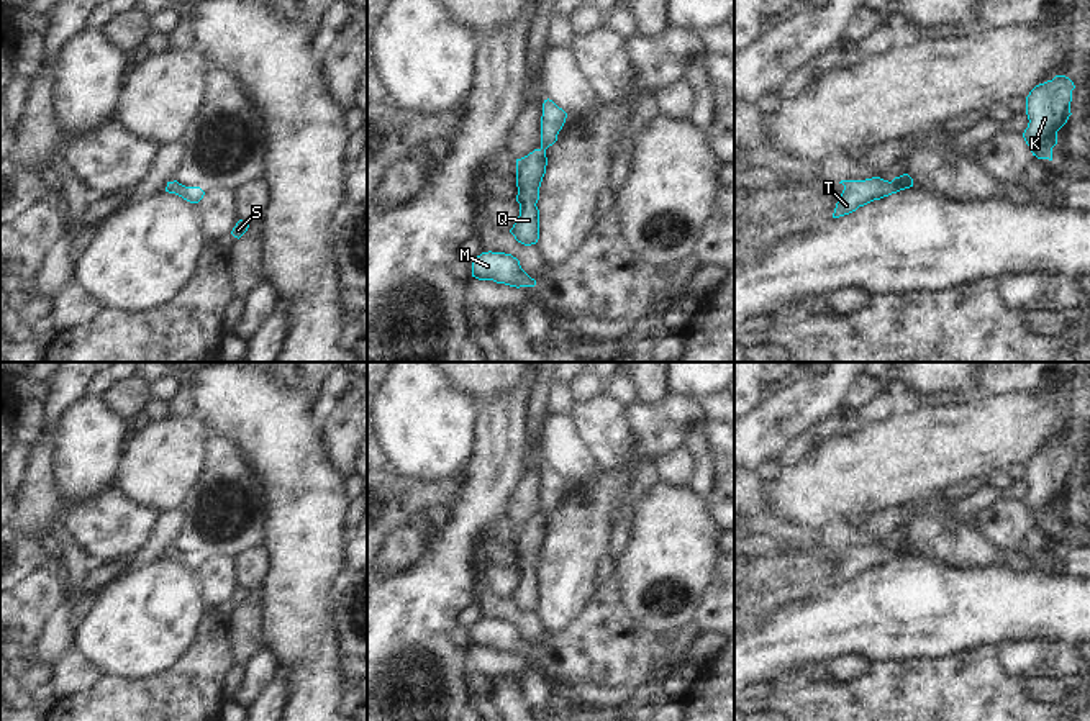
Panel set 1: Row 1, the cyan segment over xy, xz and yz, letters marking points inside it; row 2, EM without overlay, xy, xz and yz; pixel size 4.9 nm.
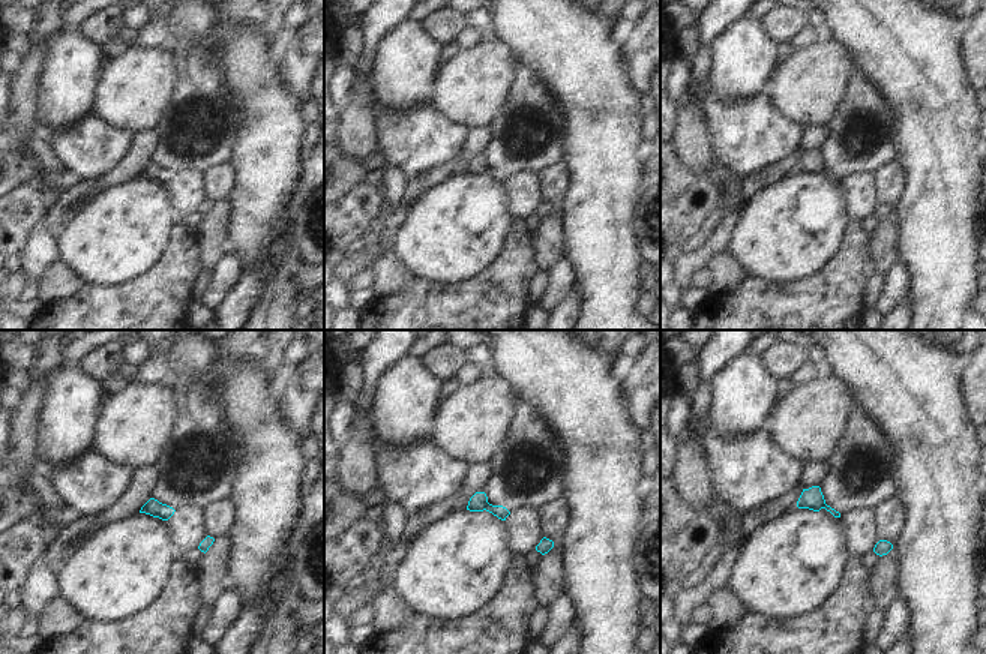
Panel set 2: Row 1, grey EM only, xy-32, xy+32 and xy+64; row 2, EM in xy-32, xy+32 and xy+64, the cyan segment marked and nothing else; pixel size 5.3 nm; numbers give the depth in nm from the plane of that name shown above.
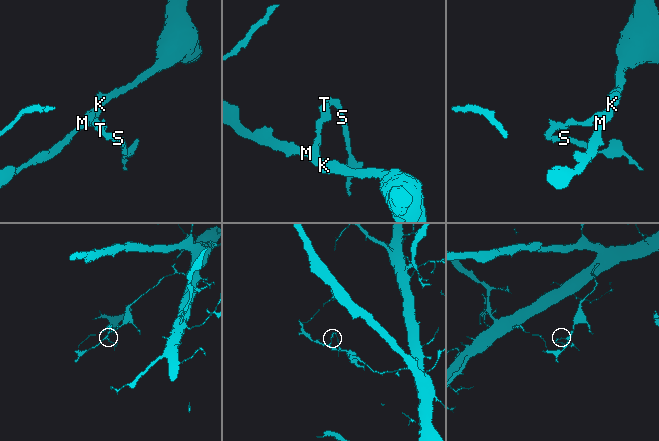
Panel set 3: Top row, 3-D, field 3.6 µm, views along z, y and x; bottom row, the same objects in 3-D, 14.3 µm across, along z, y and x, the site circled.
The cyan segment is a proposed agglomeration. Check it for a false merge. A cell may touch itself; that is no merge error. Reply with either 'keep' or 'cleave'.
keep

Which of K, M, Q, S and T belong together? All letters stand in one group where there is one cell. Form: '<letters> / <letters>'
K M Q S T

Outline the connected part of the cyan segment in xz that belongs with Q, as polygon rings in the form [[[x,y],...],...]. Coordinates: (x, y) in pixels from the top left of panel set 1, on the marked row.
[[[544,100],[541,116],[541,147],[528,156],[516,159],[516,202],[520,216],[510,233],[525,246],[536,244],[539,239],[539,187],[546,174],[546,149],[557,141],[557,134],[565,123],[567,113],[552,100]]]

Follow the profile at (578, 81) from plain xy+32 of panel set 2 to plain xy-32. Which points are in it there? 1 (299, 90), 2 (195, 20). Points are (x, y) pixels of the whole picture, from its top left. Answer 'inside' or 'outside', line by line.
1: outside
2: inside

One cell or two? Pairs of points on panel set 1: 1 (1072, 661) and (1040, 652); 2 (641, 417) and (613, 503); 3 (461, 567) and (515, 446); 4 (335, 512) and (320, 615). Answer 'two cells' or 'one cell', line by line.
1: one cell
2: one cell
3: one cell
4: one cell

